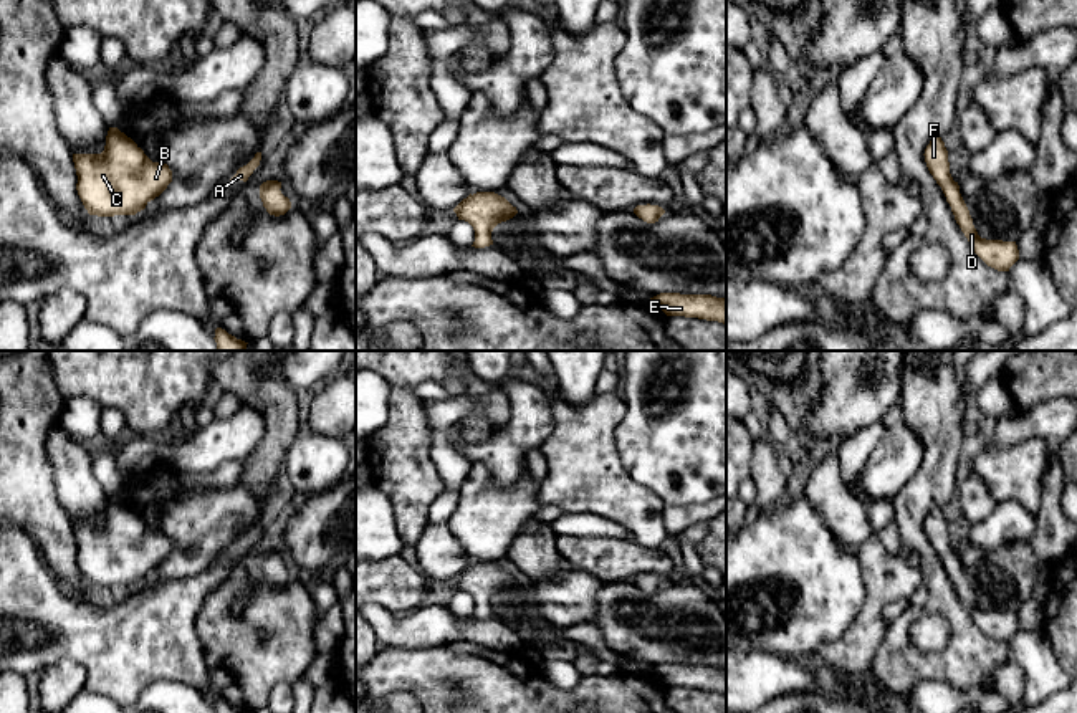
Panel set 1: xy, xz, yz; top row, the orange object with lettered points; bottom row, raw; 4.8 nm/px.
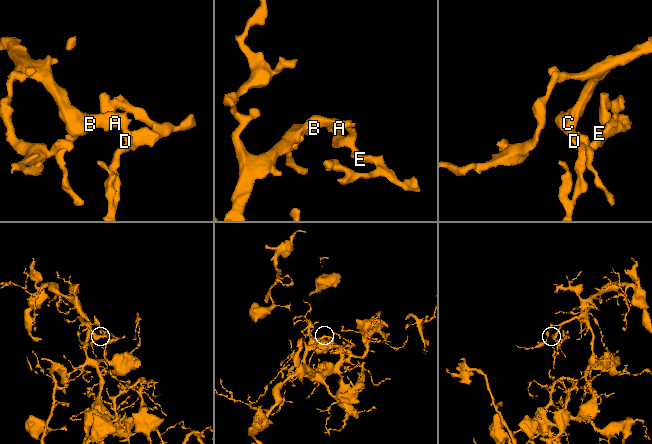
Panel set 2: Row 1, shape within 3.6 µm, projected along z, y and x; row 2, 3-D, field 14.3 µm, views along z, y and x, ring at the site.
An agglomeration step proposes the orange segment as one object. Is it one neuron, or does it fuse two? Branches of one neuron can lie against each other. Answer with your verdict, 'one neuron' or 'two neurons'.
one neuron

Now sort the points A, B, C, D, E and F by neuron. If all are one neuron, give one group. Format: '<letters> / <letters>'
A B C D E F

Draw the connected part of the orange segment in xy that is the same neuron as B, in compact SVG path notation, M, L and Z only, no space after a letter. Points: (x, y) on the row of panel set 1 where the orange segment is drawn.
M109 127L101 154L73 154L76 190L89 215L136 215L172 182L164 162L152 162L117 127Z

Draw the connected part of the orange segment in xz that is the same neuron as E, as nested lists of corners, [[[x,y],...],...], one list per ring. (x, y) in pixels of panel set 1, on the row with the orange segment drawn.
[[[660,293],[650,298],[667,316],[698,318],[726,324],[726,298]]]

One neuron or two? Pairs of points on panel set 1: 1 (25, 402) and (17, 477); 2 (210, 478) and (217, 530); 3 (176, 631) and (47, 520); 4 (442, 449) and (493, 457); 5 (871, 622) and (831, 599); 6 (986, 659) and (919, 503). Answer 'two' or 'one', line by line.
1: one
2: two
3: two
4: two
5: two
6: one

